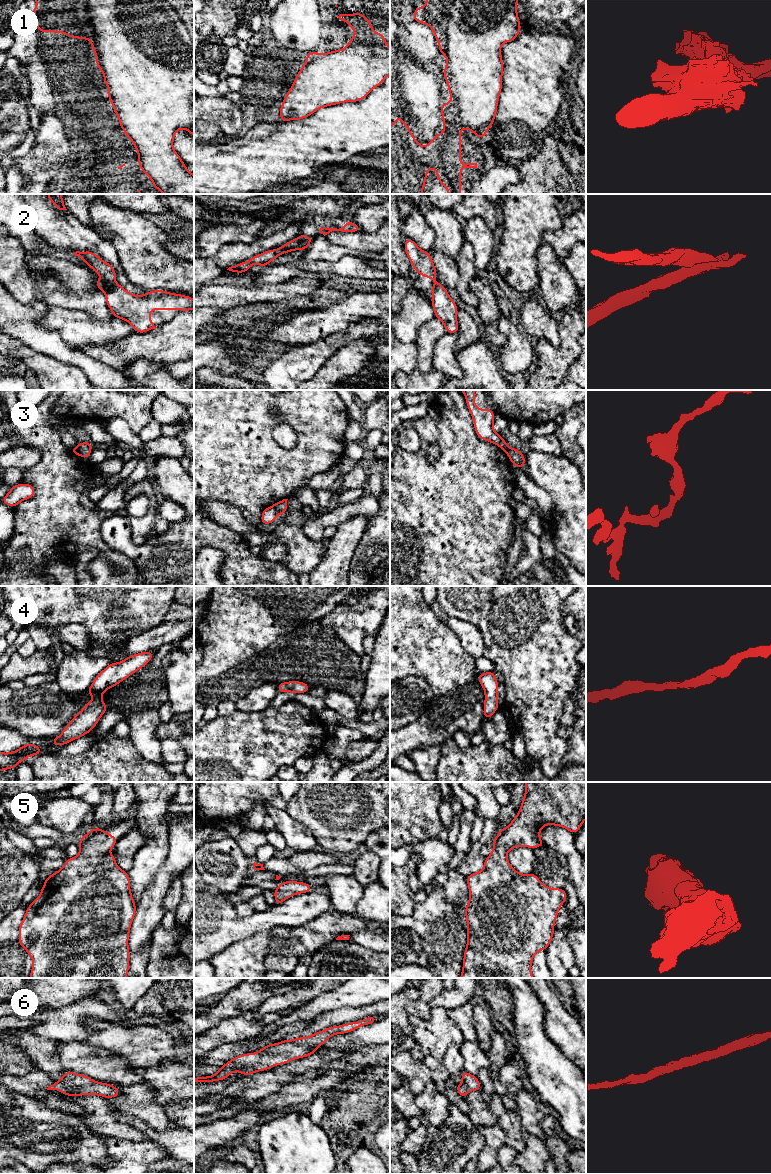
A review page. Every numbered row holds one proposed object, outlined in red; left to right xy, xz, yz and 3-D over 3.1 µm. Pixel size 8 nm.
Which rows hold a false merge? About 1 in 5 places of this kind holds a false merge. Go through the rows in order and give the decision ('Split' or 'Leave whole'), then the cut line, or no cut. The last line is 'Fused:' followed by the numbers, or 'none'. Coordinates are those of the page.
1: Leave whole. No split
2: Split. Split along xy (100, 279), (106, 282), (114, 282)
3: Split. Split along xz (273, 505), (278, 513)
4: Leave whole. No split
5: Leave whole. No split
6: Leave whole. No split
Fused: 2, 3

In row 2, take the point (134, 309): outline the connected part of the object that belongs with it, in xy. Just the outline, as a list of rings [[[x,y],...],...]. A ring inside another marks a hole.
[[[101,279],[96,281],[96,287],[106,295],[106,304],[111,309],[113,317],[124,319],[138,333],[157,328],[150,320],[151,310],[194,309],[194,300],[190,296],[163,290],[154,290],[138,296],[129,293],[116,282],[106,282]]]

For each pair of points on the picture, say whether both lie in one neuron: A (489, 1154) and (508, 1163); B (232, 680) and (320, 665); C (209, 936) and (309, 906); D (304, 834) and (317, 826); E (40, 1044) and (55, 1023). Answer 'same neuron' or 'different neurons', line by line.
A: different neurons
B: same neuron
C: same neuron
D: different neurons
E: different neurons

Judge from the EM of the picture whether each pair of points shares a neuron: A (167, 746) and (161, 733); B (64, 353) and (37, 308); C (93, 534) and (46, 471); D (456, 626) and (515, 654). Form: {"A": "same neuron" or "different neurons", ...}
{"A": "different neurons", "B": "same neuron", "C": "same neuron", "D": "different neurons"}

